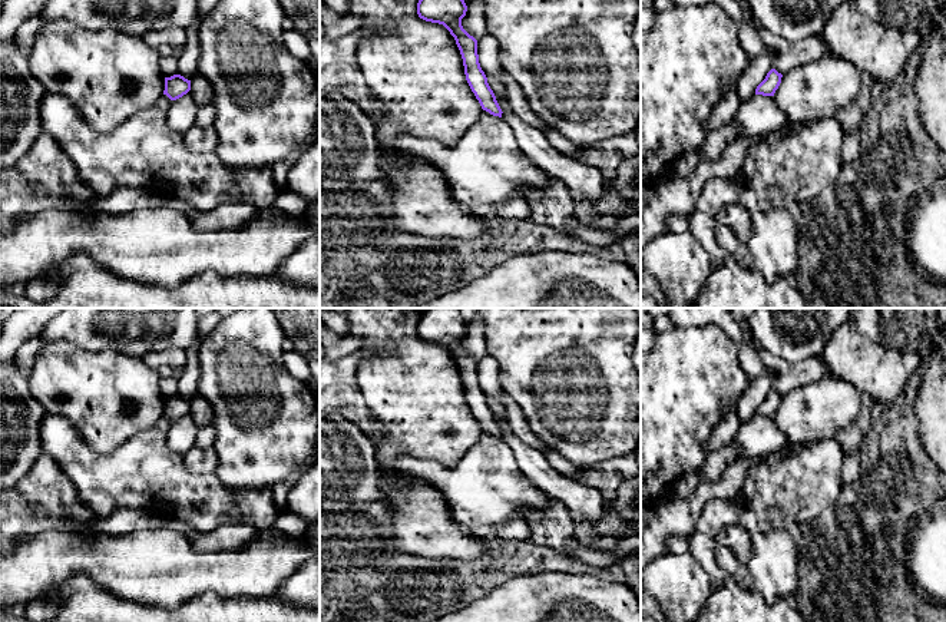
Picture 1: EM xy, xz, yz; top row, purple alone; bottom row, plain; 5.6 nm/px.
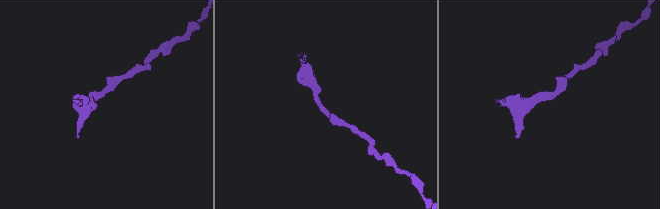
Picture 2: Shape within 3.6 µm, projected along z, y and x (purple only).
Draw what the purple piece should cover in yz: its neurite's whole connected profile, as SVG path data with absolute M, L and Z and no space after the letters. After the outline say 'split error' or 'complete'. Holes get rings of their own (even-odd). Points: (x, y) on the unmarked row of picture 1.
M757 341L752 343L752 348L773 377L773 388L757 407L755 416L774 417L784 394L793 388L821 380L826 375L826 367L818 357L791 364L764 350Z | split error

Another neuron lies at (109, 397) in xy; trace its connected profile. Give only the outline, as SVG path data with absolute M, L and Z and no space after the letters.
M64 341L46 344L36 357L29 387L46 414L69 420L89 449L102 454L156 427L165 411L158 371L146 365L142 357L116 350L90 353Z

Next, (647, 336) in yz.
M641 325L641 353L646 353L654 347L655 337L656 335L654 334L652 330Z

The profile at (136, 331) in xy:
M63 308L39 332L44 344L69 343L77 348L100 353L116 350L143 357L149 351L171 347L186 351L199 338L196 308Z

